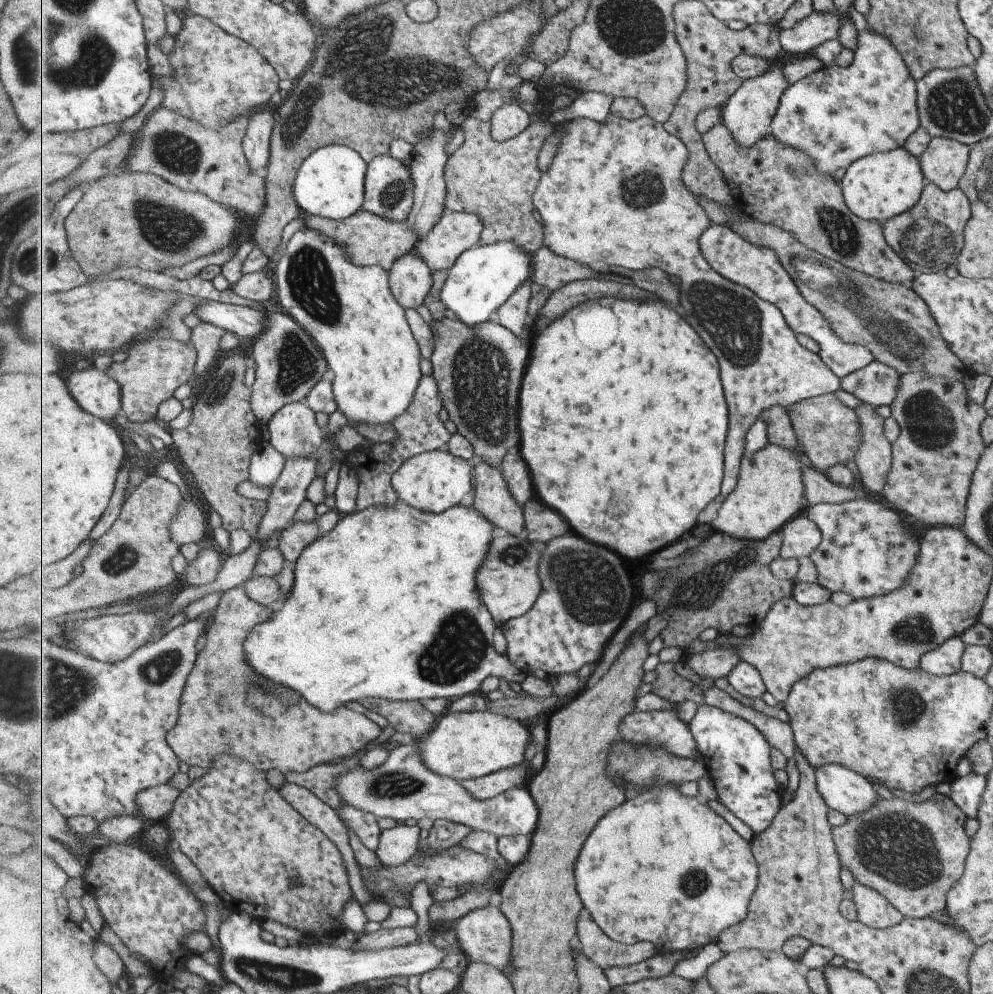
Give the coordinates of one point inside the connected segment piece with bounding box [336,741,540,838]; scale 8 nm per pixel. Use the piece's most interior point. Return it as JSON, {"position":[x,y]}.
{"position":[404,787]}

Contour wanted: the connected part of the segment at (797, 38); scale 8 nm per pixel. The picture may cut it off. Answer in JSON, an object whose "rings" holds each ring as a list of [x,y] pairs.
{"rings":[[[835,10],[810,12],[792,29],[780,31],[780,41],[785,52],[807,54],[829,39],[838,38],[840,18]]]}

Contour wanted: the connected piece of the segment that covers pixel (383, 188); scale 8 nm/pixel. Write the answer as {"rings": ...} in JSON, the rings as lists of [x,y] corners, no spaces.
{"rings":[[[381,155],[368,163],[366,172],[366,201],[363,209],[376,215],[402,221],[408,218],[414,207],[414,180],[408,164],[393,155]]]}

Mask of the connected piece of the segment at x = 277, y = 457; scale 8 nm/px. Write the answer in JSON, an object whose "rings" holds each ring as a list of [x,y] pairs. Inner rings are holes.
{"rings":[[[265,439],[263,448],[252,456],[249,464],[249,481],[261,486],[275,486],[283,472],[286,456],[282,455],[270,442]]]}

